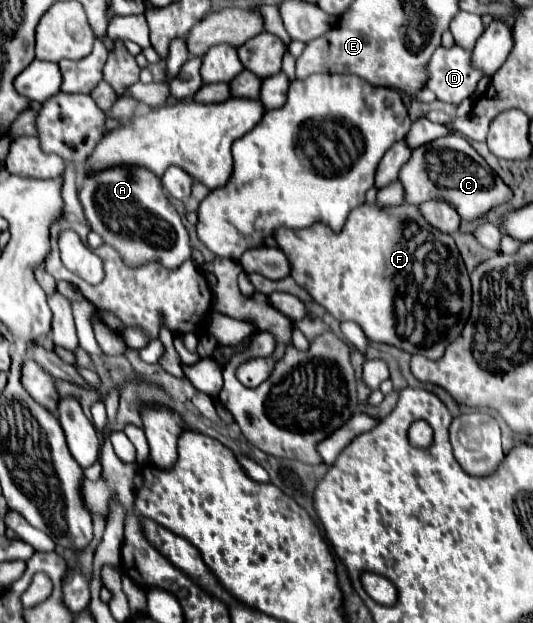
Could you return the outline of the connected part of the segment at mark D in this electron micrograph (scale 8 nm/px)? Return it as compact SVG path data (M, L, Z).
M459 45L449 49L437 47L427 69L431 71L427 87L439 101L451 105L459 105L463 99L473 95L479 79L483 77L483 71L471 65L471 51Z

